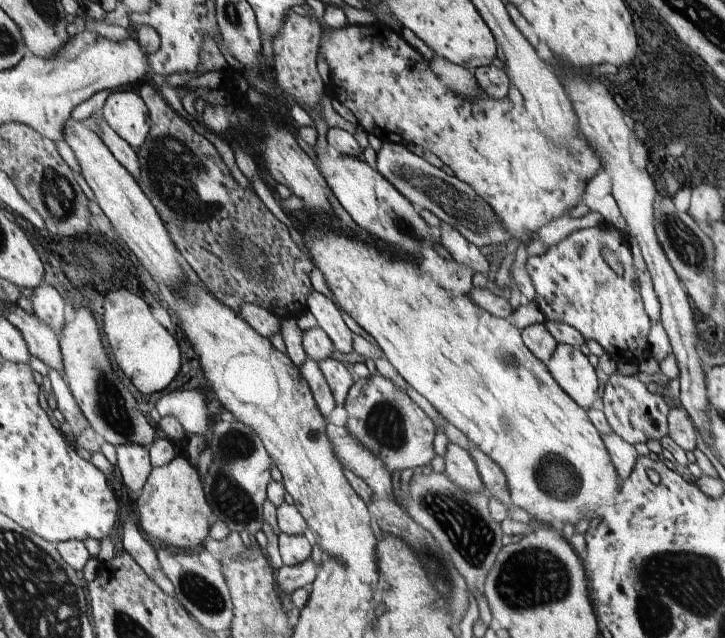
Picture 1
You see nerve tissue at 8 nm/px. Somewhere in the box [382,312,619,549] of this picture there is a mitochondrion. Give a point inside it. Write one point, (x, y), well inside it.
(554, 475)

